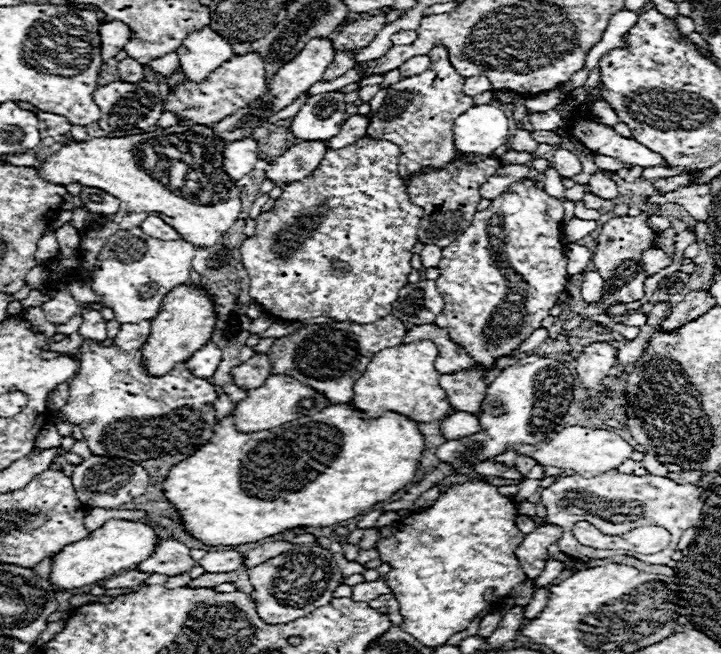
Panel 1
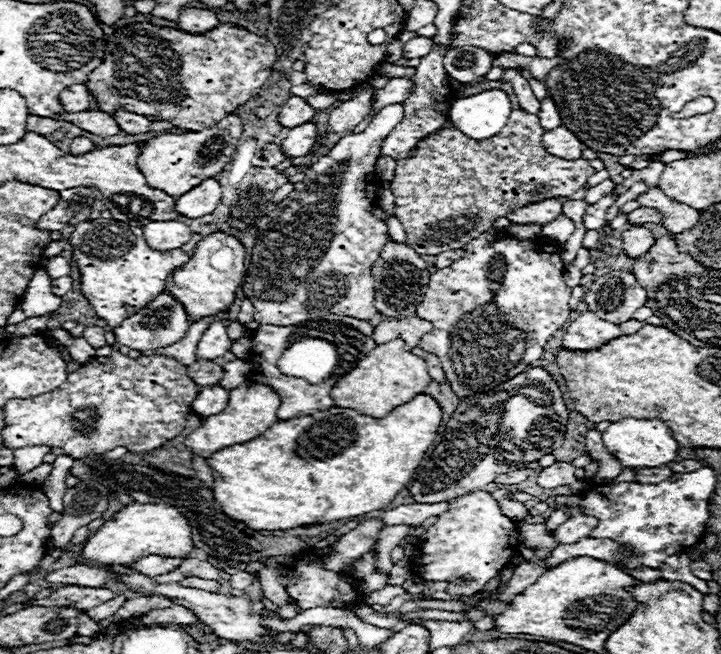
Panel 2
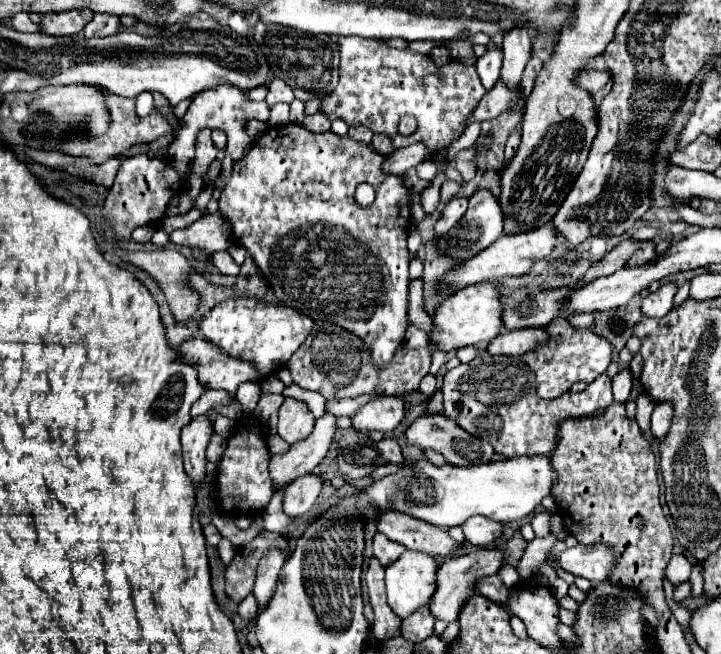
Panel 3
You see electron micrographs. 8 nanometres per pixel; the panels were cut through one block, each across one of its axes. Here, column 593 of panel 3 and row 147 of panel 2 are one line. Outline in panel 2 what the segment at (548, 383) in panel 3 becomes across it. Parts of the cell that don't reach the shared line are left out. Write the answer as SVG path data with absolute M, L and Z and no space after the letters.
M390 104L376 114L364 132L340 138L326 156L320 156L318 162L306 170L304 180L294 184L294 190L276 204L276 210L258 220L258 236L242 284L246 298L254 304L256 322L284 326L310 320L320 312L344 314L358 320L372 320L378 314L374 308L376 280L372 276L372 264L380 258L390 234L388 224L372 214L380 184L380 180L376 180L374 166L384 138L402 120L402 116L402 104Z

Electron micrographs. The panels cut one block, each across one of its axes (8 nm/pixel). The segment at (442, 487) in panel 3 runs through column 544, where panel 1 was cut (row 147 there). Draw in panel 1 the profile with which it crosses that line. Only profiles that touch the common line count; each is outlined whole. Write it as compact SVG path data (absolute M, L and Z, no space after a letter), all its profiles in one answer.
M490 104L468 108L454 122L454 146L464 154L492 154L508 140L506 114Z

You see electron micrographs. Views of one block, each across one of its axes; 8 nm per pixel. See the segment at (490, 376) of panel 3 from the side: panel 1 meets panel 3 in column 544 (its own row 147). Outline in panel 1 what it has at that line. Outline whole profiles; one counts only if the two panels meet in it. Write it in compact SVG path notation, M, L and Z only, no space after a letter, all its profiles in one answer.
M434 46L428 56L430 68L426 72L422 72L420 76L402 78L388 88L384 104L376 112L376 116L370 118L370 126L366 132L372 138L390 140L400 146L398 170L402 178L410 178L426 168L438 168L454 160L454 120L470 106L474 106L472 98L462 92L464 78L452 68L446 46Z

